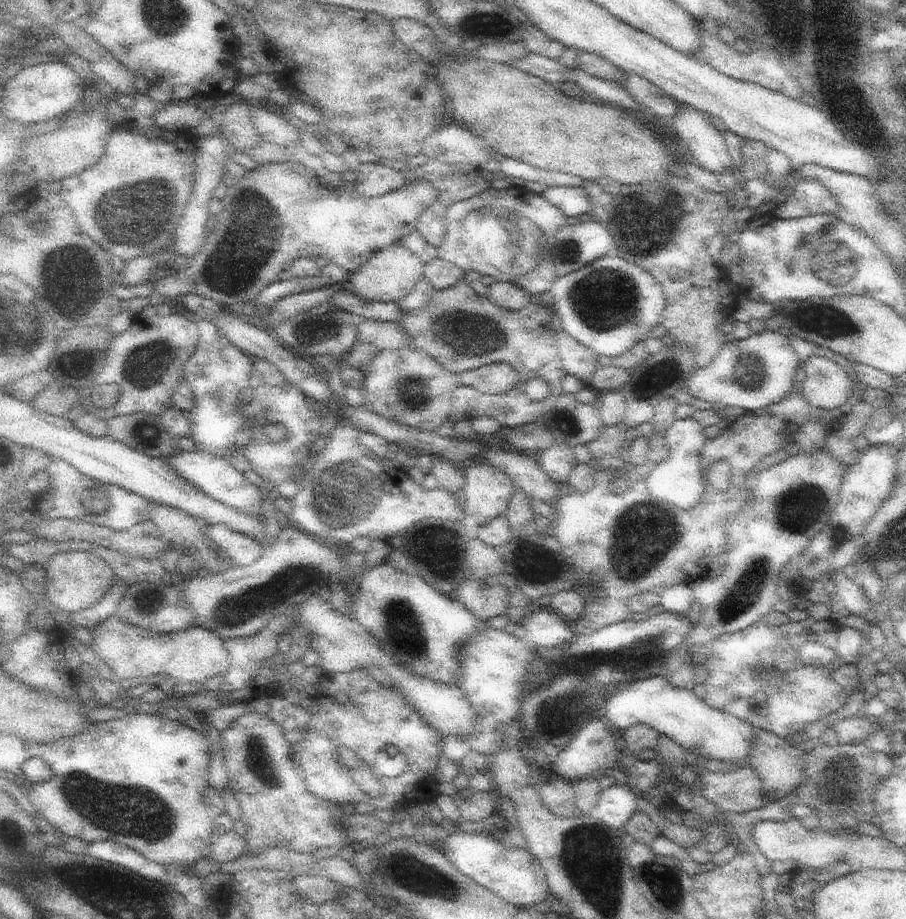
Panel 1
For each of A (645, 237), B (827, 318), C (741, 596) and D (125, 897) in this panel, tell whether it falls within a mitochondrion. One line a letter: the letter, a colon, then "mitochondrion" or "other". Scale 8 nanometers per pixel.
A: mitochondrion
B: mitochondrion
C: mitochondrion
D: mitochondrion

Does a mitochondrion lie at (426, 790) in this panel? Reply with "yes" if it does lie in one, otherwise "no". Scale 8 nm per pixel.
no

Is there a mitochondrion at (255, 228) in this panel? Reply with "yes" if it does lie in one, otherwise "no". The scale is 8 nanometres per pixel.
yes

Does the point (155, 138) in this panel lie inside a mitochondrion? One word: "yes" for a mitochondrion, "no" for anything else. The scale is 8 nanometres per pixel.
no

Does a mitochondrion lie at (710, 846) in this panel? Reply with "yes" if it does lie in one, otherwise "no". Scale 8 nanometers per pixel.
no

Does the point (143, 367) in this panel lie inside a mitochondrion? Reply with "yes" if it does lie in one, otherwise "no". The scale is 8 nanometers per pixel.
yes

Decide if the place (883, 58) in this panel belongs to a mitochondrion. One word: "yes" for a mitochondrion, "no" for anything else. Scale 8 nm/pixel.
yes

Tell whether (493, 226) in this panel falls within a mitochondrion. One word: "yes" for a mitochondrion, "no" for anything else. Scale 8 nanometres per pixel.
yes

